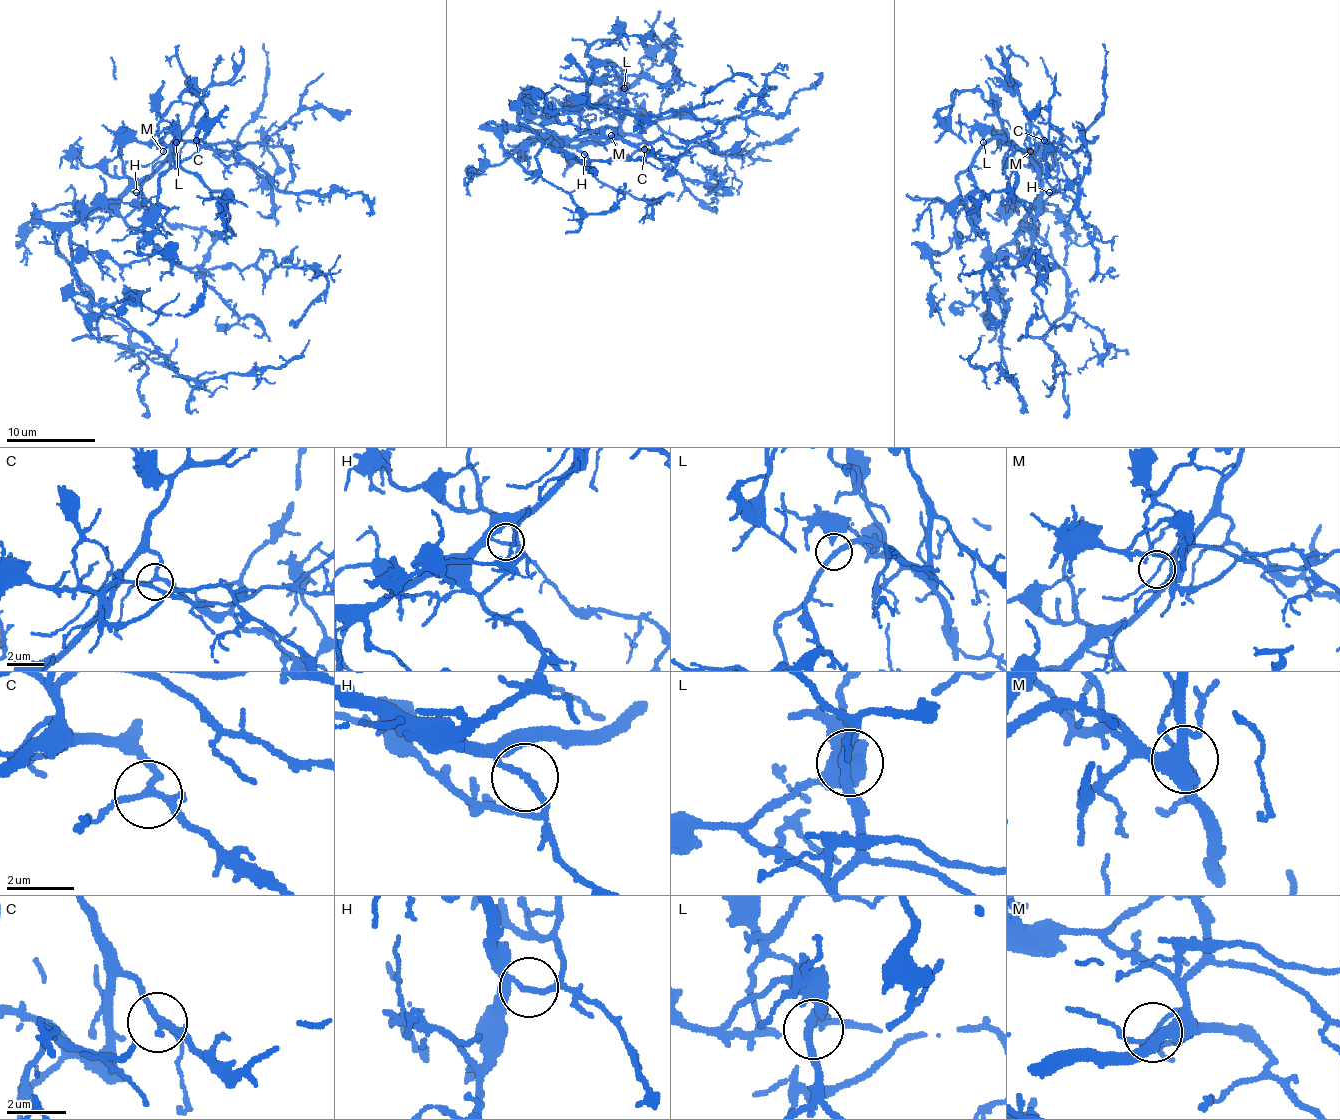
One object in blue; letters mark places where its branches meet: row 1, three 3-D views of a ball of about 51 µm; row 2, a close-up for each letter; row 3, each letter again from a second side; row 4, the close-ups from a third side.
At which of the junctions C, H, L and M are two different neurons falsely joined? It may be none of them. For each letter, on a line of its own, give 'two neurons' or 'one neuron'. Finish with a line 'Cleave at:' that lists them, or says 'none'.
C: one neuron
H: one neuron
L: one neuron
M: one neuron
Cleave at: none

